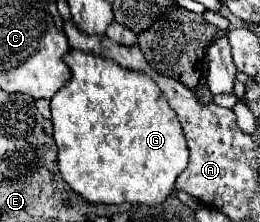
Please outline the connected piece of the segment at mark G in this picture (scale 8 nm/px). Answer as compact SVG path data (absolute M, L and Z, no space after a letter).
M71 49L63 55L71 69L71 79L51 99L51 121L59 147L59 169L73 191L91 203L131 203L157 205L173 191L173 183L189 161L189 149L177 115L153 79L141 71L125 69L113 59Z

